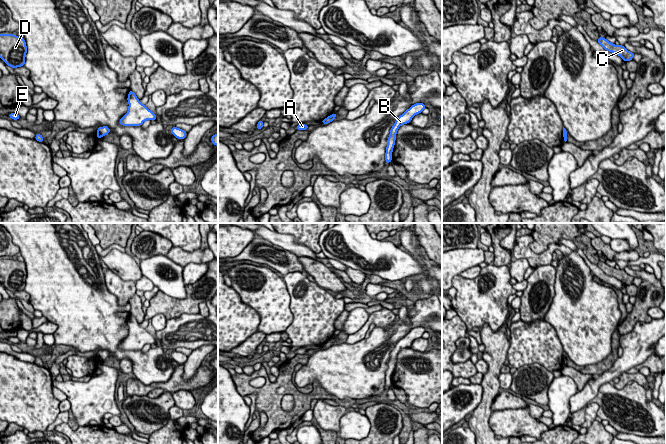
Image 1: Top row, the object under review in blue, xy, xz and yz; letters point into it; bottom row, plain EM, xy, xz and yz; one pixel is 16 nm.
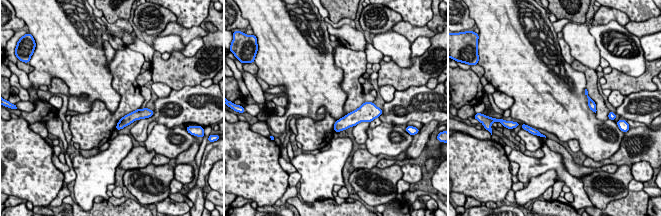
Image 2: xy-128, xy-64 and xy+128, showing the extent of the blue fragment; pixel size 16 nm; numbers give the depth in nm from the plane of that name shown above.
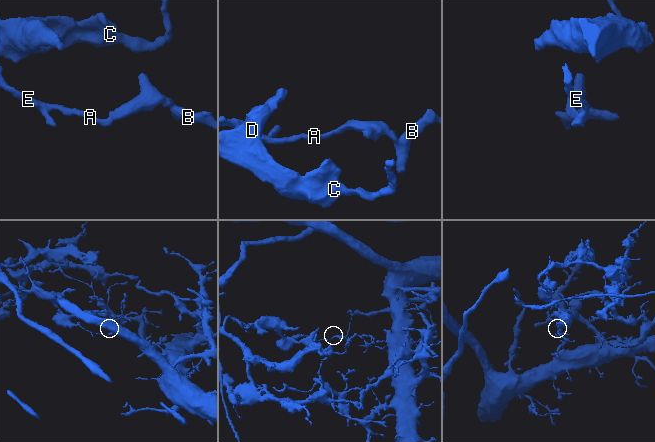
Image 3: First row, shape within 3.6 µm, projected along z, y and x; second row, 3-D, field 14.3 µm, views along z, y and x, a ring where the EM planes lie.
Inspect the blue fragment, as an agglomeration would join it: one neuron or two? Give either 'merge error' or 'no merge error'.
merge error

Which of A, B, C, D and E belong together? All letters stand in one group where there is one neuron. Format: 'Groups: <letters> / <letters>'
Groups: A C D E / B

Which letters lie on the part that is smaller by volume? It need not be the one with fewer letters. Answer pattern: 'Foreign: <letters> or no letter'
Foreign: A, C, D, E

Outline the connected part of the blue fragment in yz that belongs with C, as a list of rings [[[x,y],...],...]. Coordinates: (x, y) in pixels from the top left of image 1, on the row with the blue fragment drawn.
[[[599,37],[596,40],[606,51],[612,52],[620,56],[623,61],[631,61],[635,55],[635,53],[632,53],[628,51],[625,46],[623,45],[615,45],[614,43],[609,42],[606,38],[604,37]]]

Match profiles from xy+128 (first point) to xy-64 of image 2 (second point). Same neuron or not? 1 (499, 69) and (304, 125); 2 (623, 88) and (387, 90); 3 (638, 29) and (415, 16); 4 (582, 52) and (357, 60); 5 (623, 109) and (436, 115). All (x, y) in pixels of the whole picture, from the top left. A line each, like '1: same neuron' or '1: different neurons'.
1: different neurons
2: different neurons
3: different neurons
4: different neurons
5: same neuron

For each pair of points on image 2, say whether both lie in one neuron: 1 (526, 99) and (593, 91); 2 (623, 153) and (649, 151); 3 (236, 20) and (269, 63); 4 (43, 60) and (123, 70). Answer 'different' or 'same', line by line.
1: different
2: same
3: different
4: different

